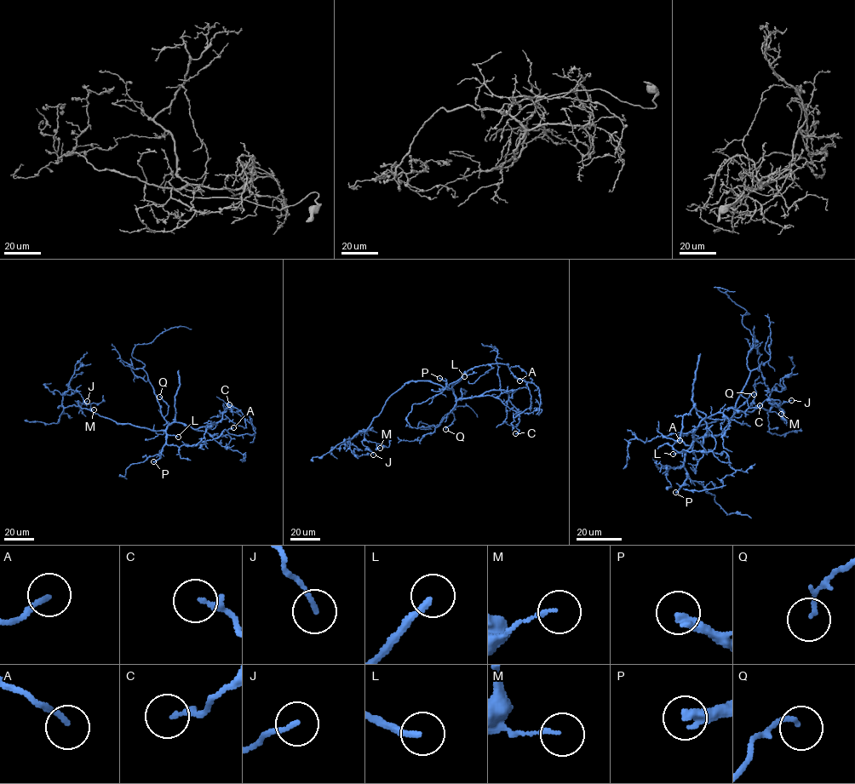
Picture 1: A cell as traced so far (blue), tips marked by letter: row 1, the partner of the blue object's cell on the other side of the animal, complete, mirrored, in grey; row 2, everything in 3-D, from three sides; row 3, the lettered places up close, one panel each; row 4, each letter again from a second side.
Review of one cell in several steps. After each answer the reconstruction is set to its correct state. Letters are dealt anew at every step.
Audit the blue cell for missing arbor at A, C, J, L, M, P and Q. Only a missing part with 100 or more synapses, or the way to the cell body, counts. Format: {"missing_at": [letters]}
{"missing_at": ["L", "P"]}

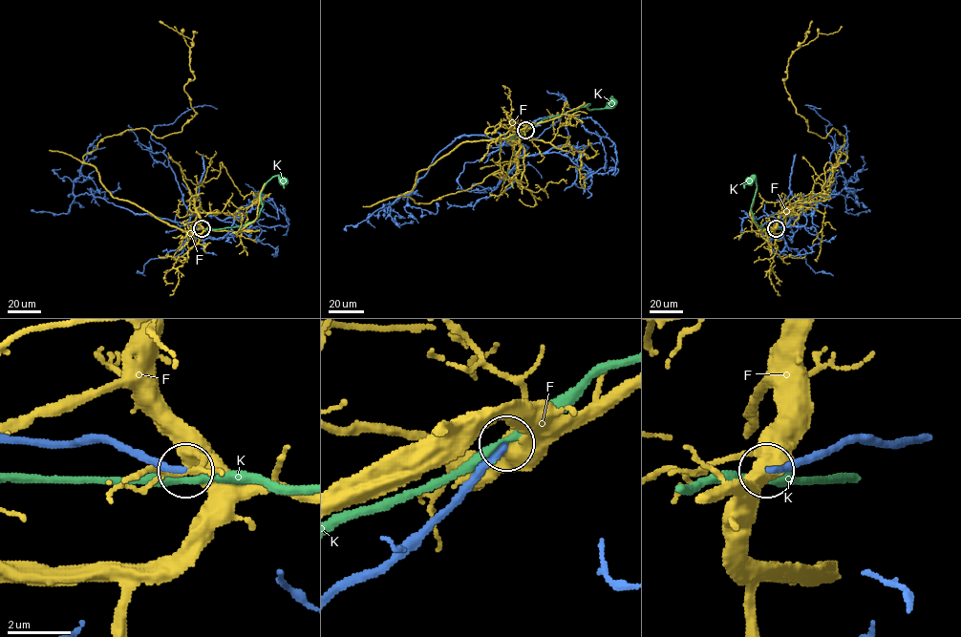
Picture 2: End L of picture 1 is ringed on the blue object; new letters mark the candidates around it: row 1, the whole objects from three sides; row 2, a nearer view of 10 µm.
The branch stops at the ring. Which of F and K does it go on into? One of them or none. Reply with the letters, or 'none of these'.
none of these

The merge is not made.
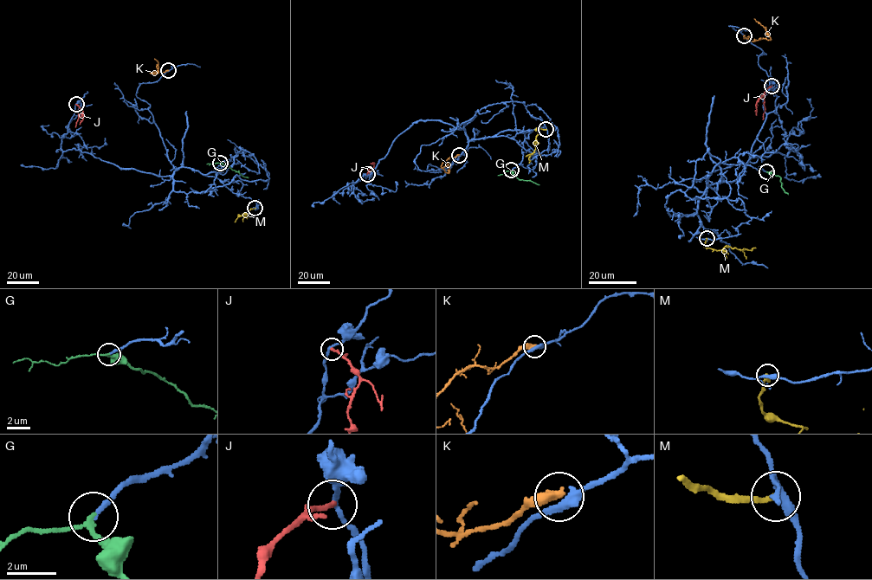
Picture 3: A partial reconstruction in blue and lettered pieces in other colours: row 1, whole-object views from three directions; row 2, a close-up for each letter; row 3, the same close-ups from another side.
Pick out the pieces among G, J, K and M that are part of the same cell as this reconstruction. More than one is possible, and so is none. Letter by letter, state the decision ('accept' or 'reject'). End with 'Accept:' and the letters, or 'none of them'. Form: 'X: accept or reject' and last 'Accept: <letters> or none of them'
G: accept
J: reject
K: reject
M: reject
Accept: G

